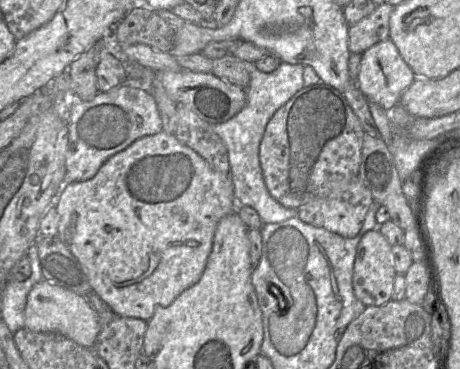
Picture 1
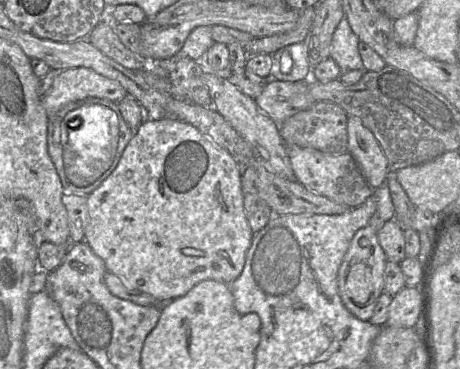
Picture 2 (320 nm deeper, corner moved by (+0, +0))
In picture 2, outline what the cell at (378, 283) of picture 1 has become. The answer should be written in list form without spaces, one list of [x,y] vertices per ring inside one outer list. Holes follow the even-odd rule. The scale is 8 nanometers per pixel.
[[[369,225],[360,228],[352,238],[338,270],[338,291],[348,311],[362,321],[370,321],[379,296],[384,292],[386,255],[379,244],[377,232]]]

